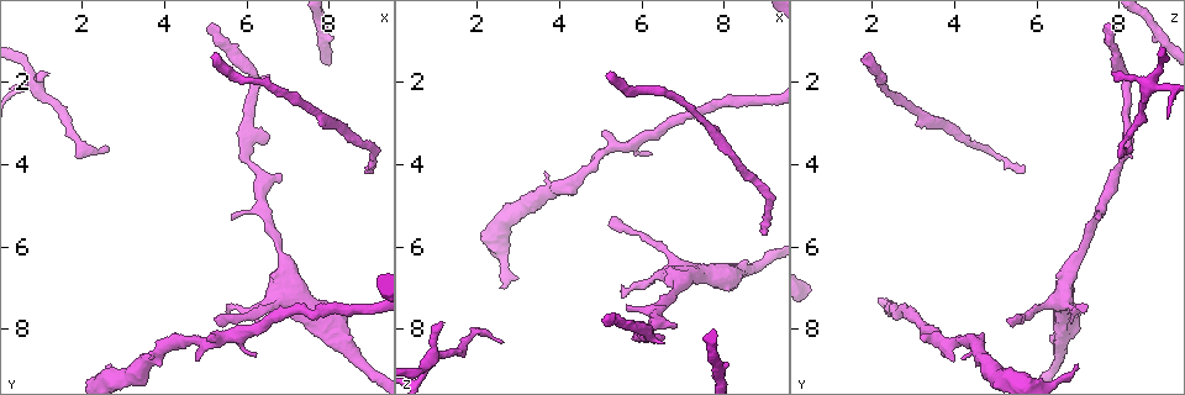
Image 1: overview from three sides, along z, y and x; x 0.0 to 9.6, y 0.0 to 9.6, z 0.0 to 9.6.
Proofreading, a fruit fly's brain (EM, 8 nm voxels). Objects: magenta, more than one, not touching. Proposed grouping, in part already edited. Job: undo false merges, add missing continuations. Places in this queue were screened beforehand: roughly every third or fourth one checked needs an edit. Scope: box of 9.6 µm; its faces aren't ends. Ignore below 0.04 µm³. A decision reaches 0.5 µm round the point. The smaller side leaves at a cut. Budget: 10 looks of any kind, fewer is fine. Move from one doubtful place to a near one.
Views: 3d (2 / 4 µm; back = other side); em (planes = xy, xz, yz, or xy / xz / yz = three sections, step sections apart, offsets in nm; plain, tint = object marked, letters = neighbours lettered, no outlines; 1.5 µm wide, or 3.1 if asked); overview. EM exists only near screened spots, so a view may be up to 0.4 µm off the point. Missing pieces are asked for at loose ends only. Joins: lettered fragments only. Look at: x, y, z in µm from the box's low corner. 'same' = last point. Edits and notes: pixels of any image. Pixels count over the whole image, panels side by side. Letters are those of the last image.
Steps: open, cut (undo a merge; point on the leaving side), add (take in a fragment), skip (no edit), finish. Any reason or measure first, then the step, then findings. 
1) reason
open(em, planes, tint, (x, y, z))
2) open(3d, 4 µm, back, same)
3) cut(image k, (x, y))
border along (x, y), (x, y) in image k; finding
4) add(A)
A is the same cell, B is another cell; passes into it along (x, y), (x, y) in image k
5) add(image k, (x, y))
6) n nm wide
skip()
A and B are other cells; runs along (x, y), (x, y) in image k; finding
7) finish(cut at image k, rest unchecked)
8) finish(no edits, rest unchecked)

thin end
open(em, planes, plain, (8.95, 4.20, 5.70))

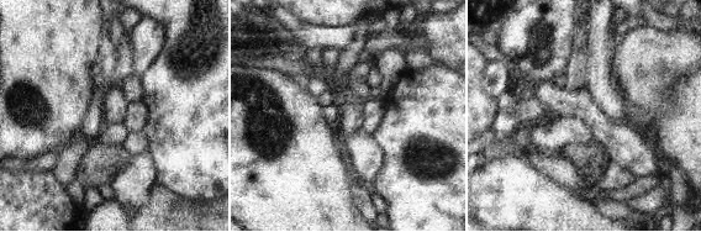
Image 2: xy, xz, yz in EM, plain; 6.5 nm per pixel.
see the neighbours
open(em, planes, letters, same)

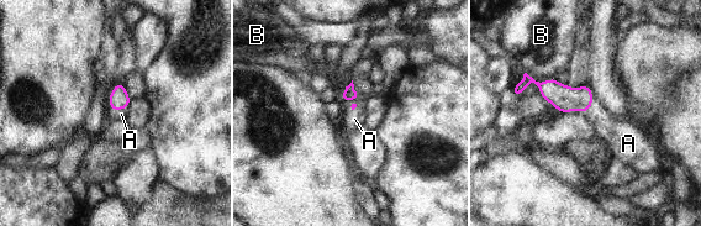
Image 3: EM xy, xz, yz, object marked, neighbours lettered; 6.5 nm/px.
90 nm wide
add(A)
A is the same cell, B is another cell; passes into it along (119, 99), (109, 98), (121, 114) in image 3; the cell continues

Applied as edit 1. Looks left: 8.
branch stops here
open(em, yz, step 8, tint, (6.55, 3.30, 8.15))

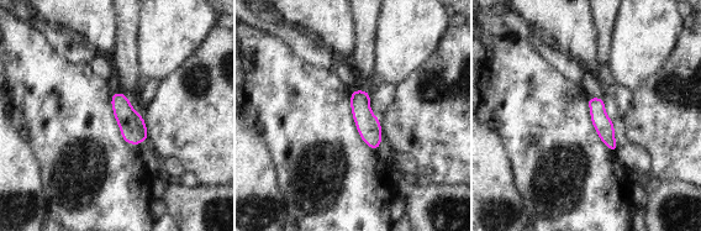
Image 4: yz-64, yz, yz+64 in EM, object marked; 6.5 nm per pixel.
open(em, planes, letters, same)

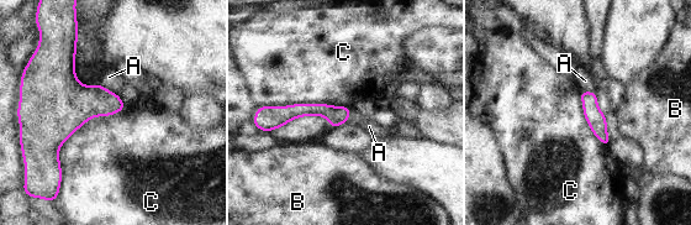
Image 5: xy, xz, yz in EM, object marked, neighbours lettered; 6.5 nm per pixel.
skip()
A, B and C are other cells; border along (126, 105), (90, 118), (58, 153) in image 5; none of them fits

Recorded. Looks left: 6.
long arm stops here
open(em, planes, letters, (5.05, 0.65, 7.70))

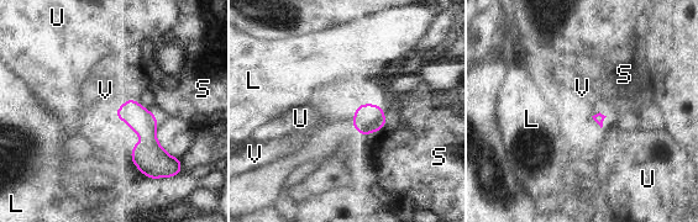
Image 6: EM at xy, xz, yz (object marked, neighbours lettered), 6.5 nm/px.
skip()
L, S, U and V are other cells; border along (358, 105), (350, 123) in image 6; no lettered fragment goes on from it

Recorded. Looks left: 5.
branch stops here
open(em, xy, step 8, letters, (2.50, 8.85, 6.95))

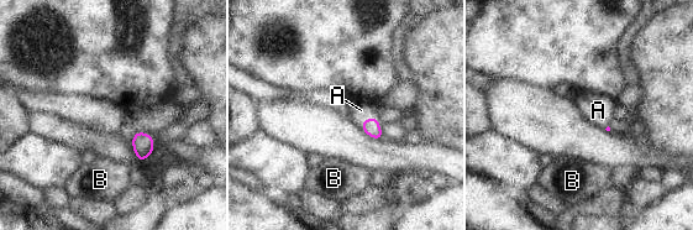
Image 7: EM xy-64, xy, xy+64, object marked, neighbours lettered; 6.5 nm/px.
open(em, planes, letters, same)

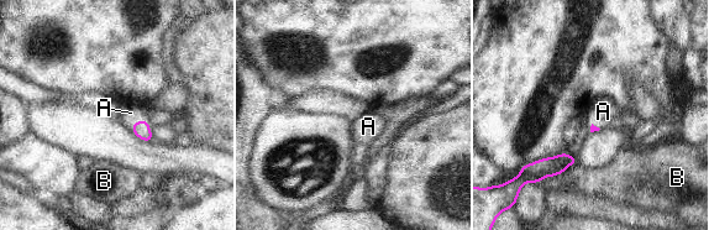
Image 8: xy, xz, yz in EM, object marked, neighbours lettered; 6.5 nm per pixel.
add(A)
A is the same cell, B is another cell; passes into it along (141, 129), (137, 121), (131, 113) in image 8; it goes on there

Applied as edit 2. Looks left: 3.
finish(add at image 3, add at image 8, rest unchecked)

